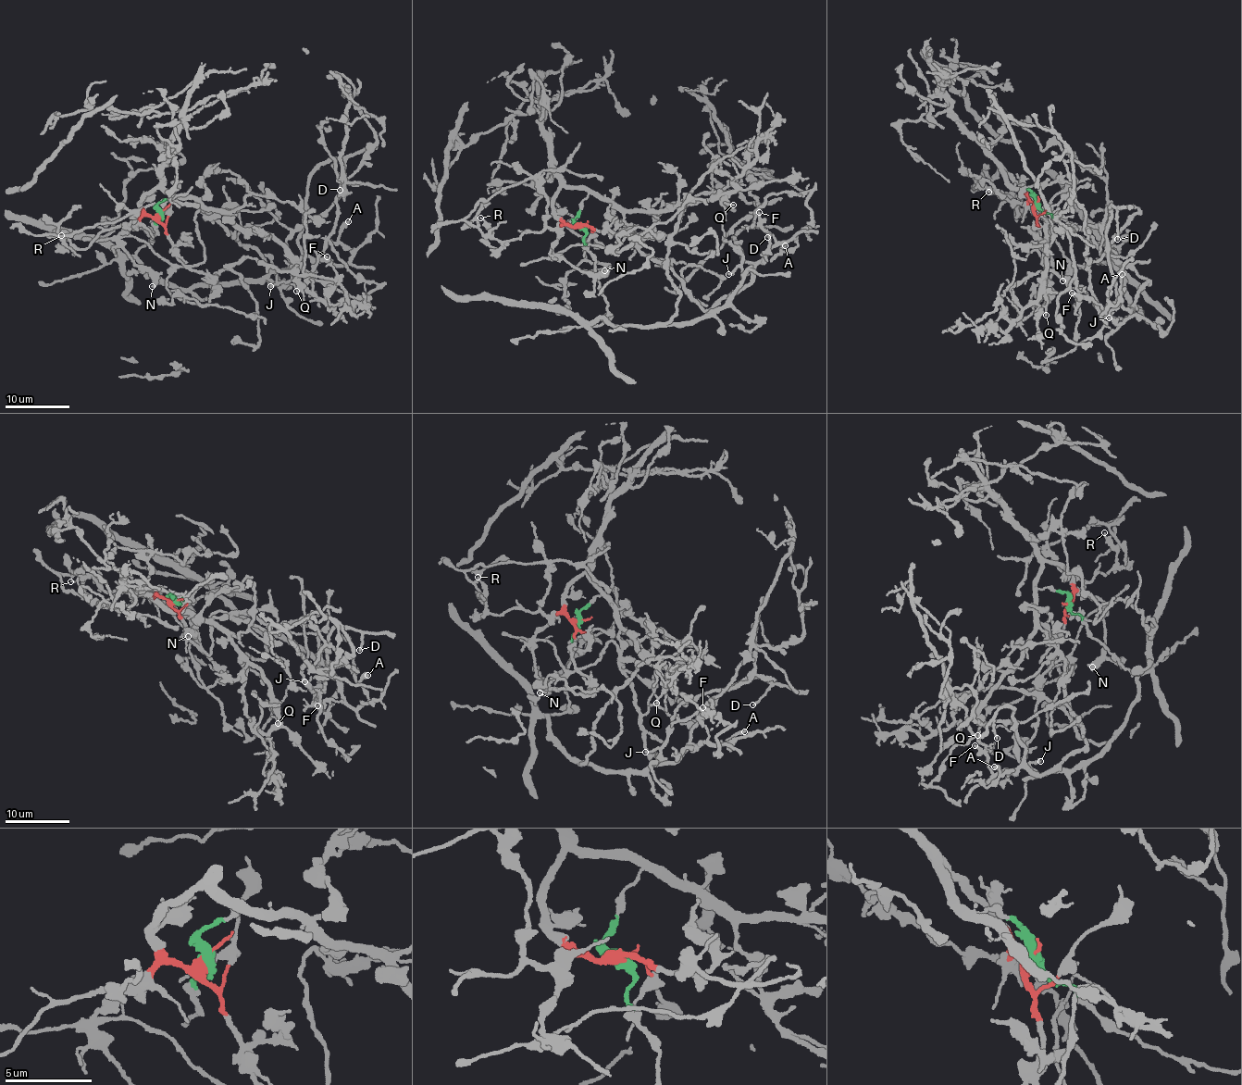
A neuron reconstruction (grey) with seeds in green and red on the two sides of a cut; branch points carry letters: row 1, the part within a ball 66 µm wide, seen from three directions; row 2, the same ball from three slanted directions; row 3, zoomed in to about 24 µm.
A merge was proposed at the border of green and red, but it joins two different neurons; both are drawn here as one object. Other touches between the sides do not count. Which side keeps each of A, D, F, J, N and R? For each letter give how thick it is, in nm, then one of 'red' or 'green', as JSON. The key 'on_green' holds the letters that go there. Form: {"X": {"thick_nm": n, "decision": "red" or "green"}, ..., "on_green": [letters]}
{"A": {"thick_nm": 280, "decision": "green"}, "D": {"thick_nm": 160, "decision": "green"}, "F": {"thick_nm": 220, "decision": "green"}, "J": {"thick_nm": 170, "decision": "green"}, "N": {"thick_nm": 240, "decision": "red"}, "R": {"thick_nm": 110, "decision": "red"}, "on_green": ["A", "D", "F", "J"]}

